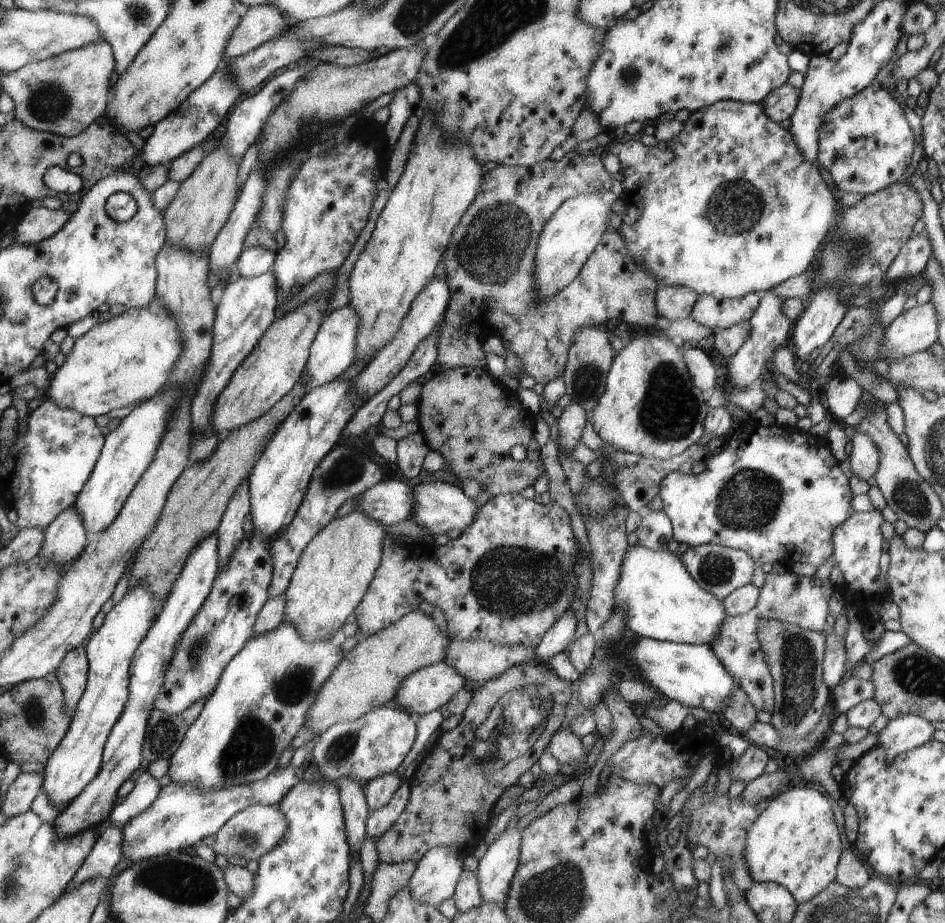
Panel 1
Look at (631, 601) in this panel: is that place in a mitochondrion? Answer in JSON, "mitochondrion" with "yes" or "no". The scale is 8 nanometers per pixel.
{"mitochondrion":"no"}

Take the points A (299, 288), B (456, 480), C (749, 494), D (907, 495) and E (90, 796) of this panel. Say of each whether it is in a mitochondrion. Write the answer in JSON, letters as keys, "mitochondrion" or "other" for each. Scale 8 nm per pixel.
{"A":"other","B":"other","C":"mitochondrion","D":"mitochondrion","E":"other"}

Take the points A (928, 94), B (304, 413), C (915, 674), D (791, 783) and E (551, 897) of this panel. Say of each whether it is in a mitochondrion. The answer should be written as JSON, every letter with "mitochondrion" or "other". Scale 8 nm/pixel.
{"A":"other","B":"other","C":"mitochondrion","D":"other","E":"mitochondrion"}

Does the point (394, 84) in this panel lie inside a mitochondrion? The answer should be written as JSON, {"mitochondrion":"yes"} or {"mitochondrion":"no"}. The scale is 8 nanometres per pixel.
{"mitochondrion":"no"}

